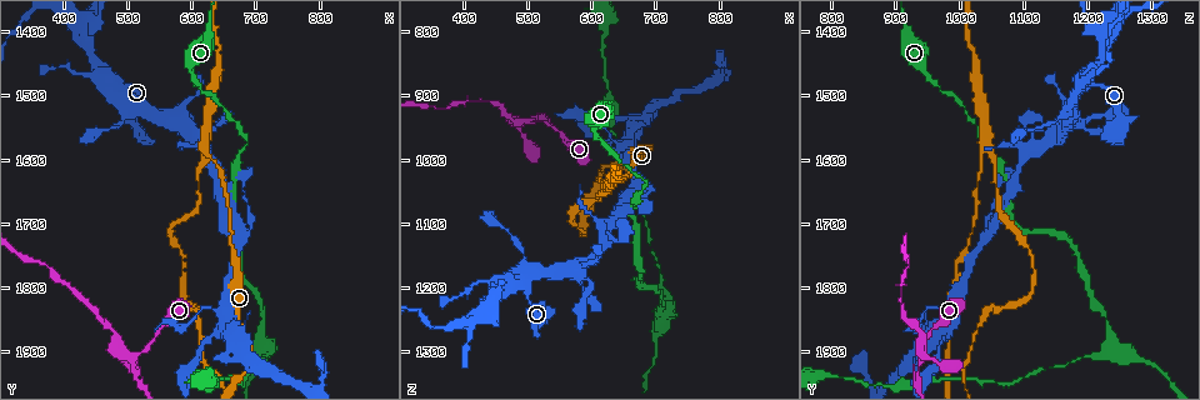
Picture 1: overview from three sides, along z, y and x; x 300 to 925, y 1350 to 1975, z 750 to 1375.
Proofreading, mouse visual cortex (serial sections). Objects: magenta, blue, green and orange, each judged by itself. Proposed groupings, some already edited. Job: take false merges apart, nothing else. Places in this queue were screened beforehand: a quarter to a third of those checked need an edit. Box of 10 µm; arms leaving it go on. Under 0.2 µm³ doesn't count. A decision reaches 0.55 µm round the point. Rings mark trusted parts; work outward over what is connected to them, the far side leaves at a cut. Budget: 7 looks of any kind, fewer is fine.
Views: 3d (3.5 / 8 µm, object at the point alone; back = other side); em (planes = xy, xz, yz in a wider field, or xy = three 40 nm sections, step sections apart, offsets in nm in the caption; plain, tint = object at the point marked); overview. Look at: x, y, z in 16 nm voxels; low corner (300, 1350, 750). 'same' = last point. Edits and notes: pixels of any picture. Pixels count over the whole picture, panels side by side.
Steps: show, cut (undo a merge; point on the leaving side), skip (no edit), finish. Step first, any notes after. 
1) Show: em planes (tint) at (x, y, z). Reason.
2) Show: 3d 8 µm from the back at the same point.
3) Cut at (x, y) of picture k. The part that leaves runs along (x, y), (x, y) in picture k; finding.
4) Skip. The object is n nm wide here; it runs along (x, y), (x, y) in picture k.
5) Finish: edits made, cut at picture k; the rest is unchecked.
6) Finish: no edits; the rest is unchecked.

Show: 3d 3.5 µm at (480, 1480, 1195). Sharp bend.

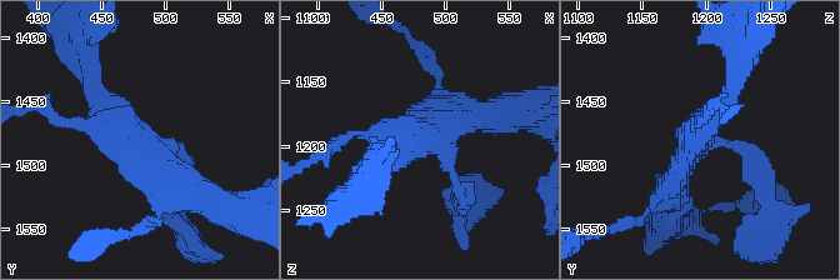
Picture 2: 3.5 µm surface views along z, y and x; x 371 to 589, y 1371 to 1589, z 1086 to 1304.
Show: em xy step 5 (tint) at (480, 1476, 1192).

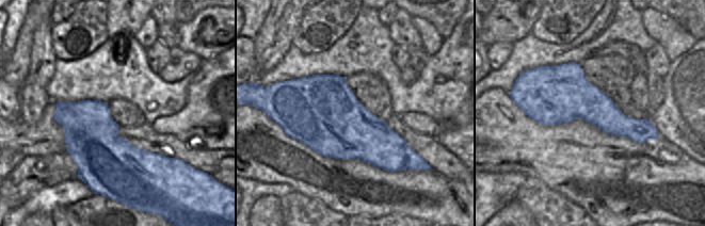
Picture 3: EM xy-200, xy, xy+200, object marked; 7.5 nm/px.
Show: em planes (tint) at the same point. Cut it another way.

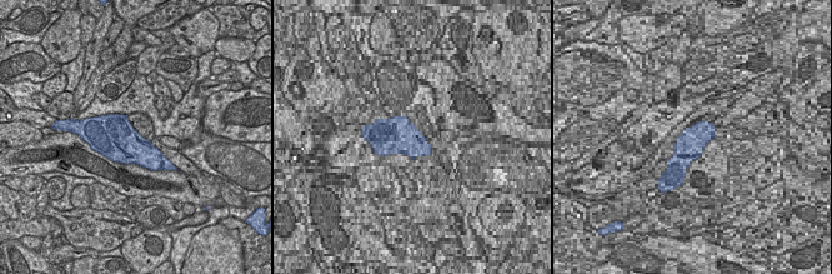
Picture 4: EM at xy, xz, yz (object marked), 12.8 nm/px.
Skip. It runs along (180, 159), (110, 114), (88, 79) in picture 2; all the same cell.

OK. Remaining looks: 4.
Show: 3d 8 µm from the back at (625, 1590, 1045). Abrupt turn.

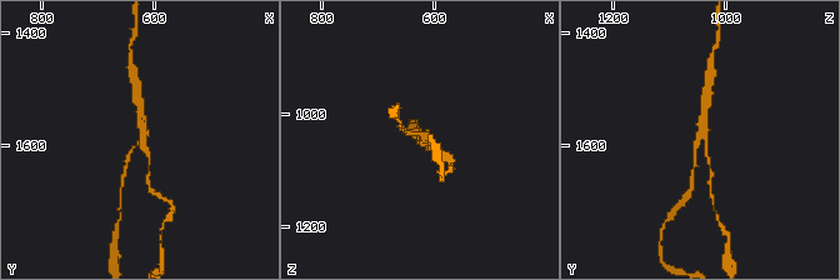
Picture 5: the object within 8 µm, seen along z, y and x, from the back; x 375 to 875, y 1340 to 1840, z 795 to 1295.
Show: 3d 3.5 µm from the back at the same point. Zoom in.

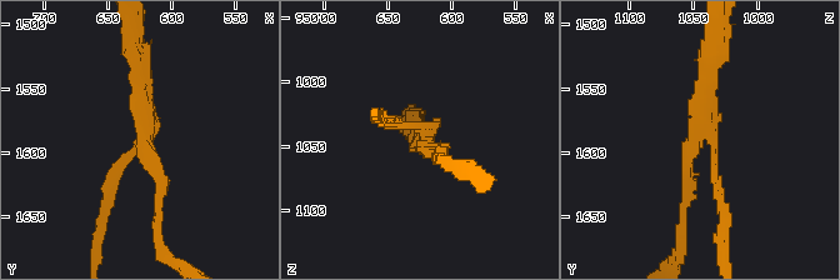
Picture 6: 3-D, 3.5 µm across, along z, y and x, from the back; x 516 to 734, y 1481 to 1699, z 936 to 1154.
Cut at (713, 83) of picture 6. The arms are 150, 150, 200 nm wide; the part that leaves runs along (708, 134), (685, 164), (679, 234) in picture 6; two cells meet here.

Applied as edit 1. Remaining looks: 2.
Finish: edits made, cut at picture 6; the rest is unchecked.

